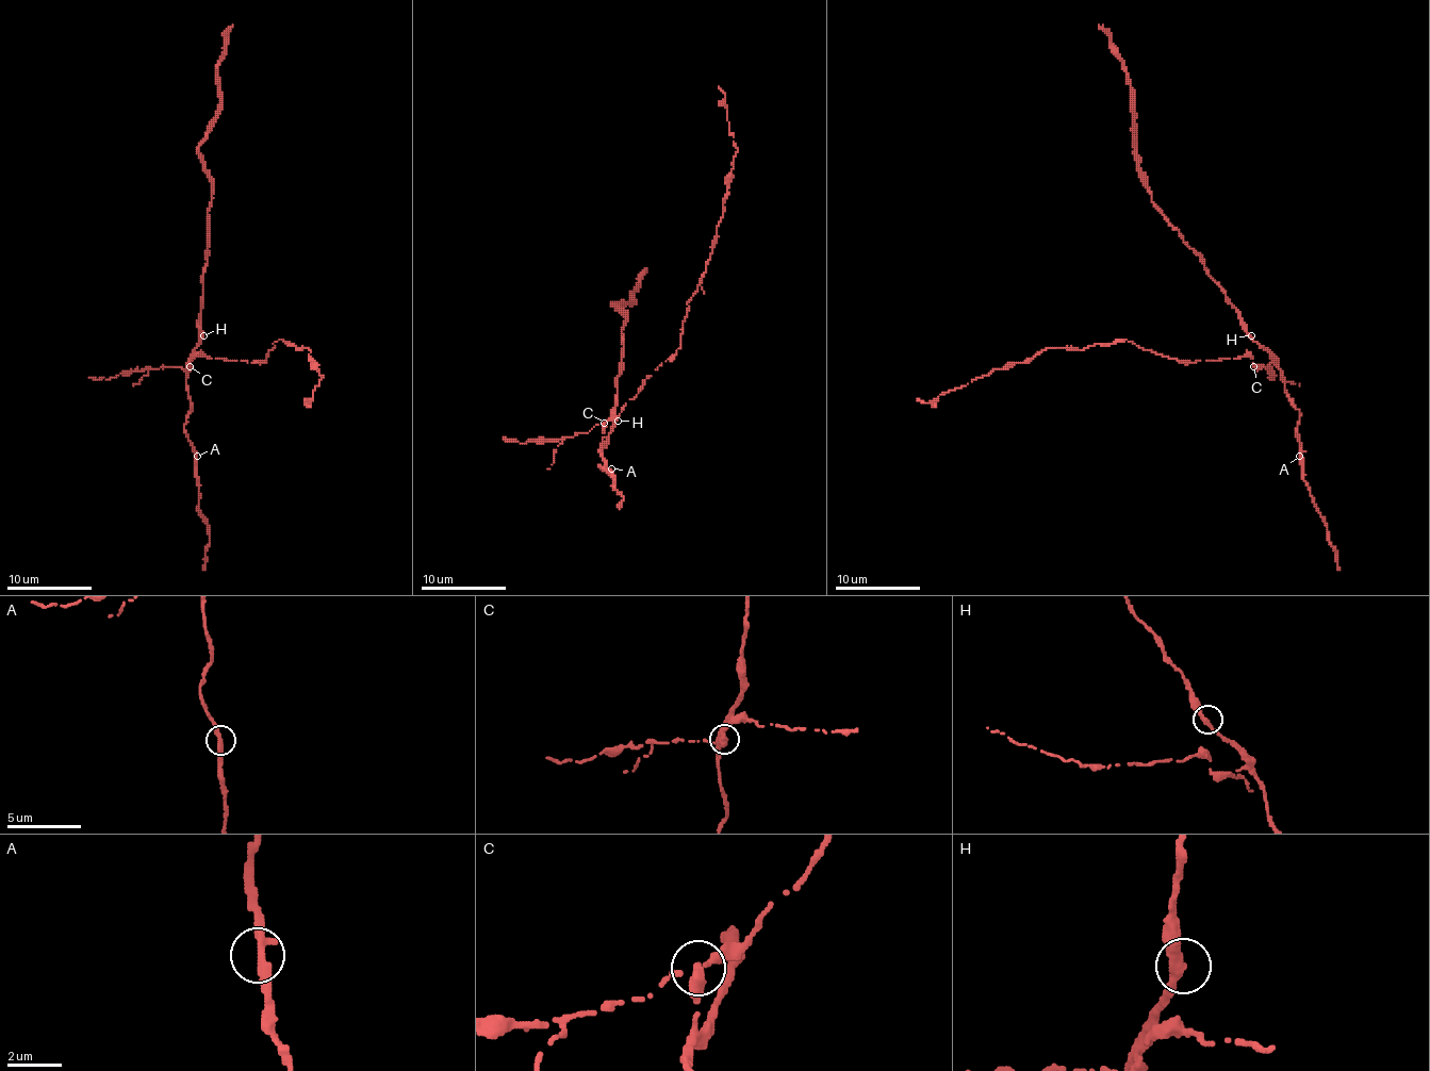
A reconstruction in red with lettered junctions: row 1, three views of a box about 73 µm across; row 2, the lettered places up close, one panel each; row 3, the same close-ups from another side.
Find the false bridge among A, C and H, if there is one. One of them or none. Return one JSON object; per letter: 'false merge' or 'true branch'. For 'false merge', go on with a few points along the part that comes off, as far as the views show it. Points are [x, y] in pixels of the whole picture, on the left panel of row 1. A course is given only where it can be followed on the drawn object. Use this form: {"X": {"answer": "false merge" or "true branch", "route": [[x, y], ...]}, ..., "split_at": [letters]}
{"A": {"answer": "true branch"}, "C": {"answer": "false merge", "route": [[191, 366], [199, 357], [262, 363], [283, 340], [307, 348], [324, 377], [311, 402], [305, 398]]}, "H": {"answer": "true branch"}, "split_at": ["C"]}

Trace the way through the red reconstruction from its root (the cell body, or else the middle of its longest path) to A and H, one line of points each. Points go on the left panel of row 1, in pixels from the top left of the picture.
A: (188, 365), (186, 390), (191, 409), (184, 430), (197, 456)
H: (188, 365), (203, 335)

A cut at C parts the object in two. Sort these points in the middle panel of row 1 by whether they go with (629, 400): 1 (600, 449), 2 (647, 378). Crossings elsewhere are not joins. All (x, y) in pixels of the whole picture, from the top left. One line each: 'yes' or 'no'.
1: no
2: yes

